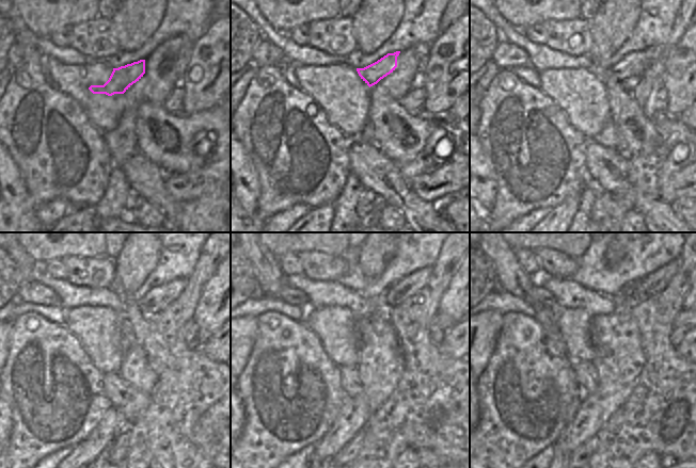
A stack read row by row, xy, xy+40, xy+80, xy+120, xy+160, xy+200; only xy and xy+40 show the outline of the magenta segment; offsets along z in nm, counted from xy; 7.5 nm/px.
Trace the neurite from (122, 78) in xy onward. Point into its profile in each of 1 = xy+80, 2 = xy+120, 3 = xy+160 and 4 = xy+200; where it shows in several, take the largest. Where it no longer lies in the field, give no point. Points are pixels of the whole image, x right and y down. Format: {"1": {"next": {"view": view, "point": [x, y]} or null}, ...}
{"1": {"next": {"view": "xy+80", "point": [632, 65]}}, "2": {"next": {"view": "xy+120", "point": [157, 300]}}, "3": {"next": {"view": "xy+160", "point": [394, 295]}}, "4": {"next": {"view": "xy+200", "point": [655, 281]}}}

